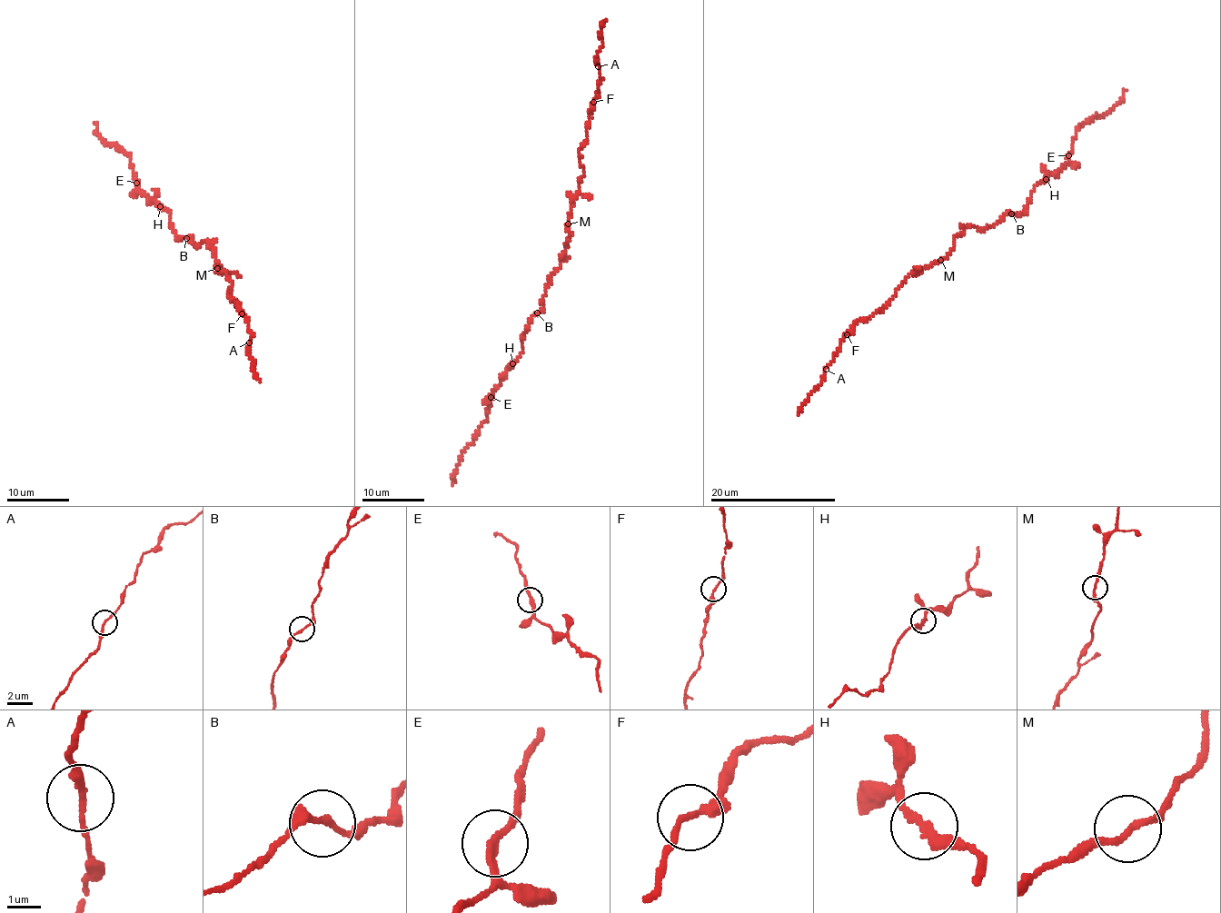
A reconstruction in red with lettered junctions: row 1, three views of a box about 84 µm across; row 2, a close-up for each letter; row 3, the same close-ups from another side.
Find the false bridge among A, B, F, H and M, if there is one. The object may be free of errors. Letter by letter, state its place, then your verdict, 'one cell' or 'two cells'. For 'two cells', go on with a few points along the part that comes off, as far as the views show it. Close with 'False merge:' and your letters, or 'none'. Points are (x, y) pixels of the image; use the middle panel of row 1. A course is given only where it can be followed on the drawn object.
A: (598, 66) | one cell
B: (537, 312) | one cell
F: (593, 102) | one cell
H: (512, 363) | one cell
M: (568, 223) | one cell
False merge: none

